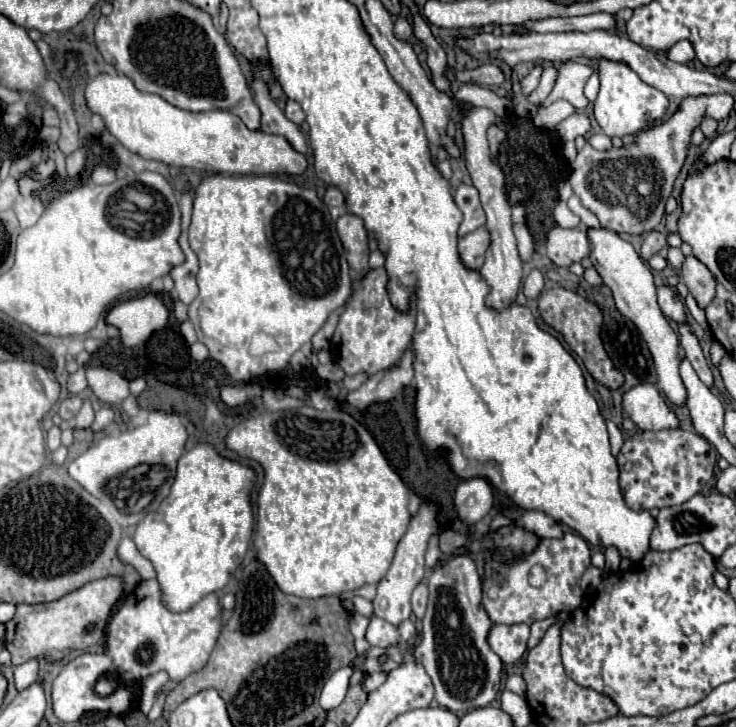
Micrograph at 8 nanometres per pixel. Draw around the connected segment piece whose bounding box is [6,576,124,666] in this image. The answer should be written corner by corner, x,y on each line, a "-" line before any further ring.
106,576
100,582
88,582
82,588
44,604
18,604
16,616
6,624
6,646
12,654
12,664
20,666
30,658
48,656
60,660
70,650
86,650
104,638
104,628
112,606
124,592
120,576

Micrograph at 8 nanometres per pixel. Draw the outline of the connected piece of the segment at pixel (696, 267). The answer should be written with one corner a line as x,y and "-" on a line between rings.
688,256
682,264
682,282
688,286
700,308
706,308
712,302
716,280
710,270
694,256

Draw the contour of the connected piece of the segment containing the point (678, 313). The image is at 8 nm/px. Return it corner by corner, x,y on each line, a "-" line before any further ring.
658,286
656,294
658,294
658,304
668,318
672,318
674,322
686,322
684,304
676,290
672,290
670,286

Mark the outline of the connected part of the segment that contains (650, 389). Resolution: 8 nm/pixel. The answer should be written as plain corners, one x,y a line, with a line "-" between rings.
638,384
624,394
624,410
640,430
678,428
680,420
674,408
654,384

